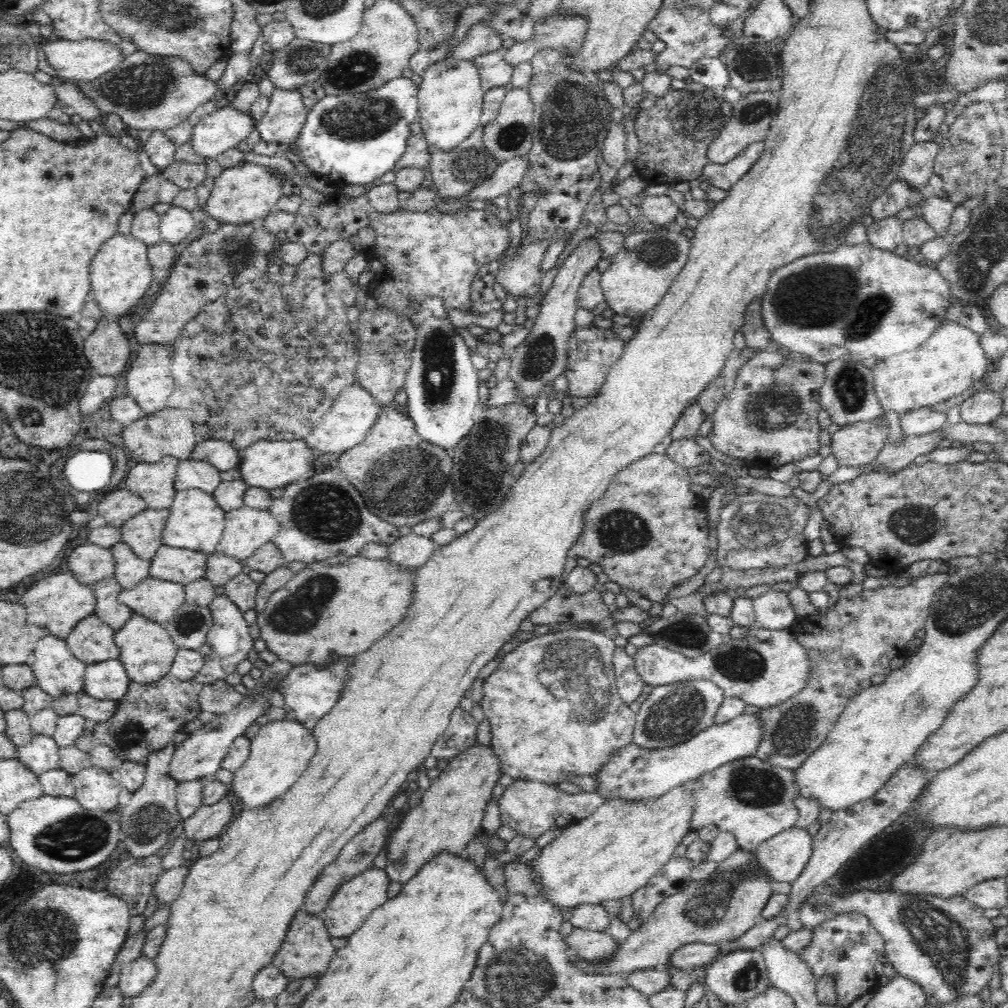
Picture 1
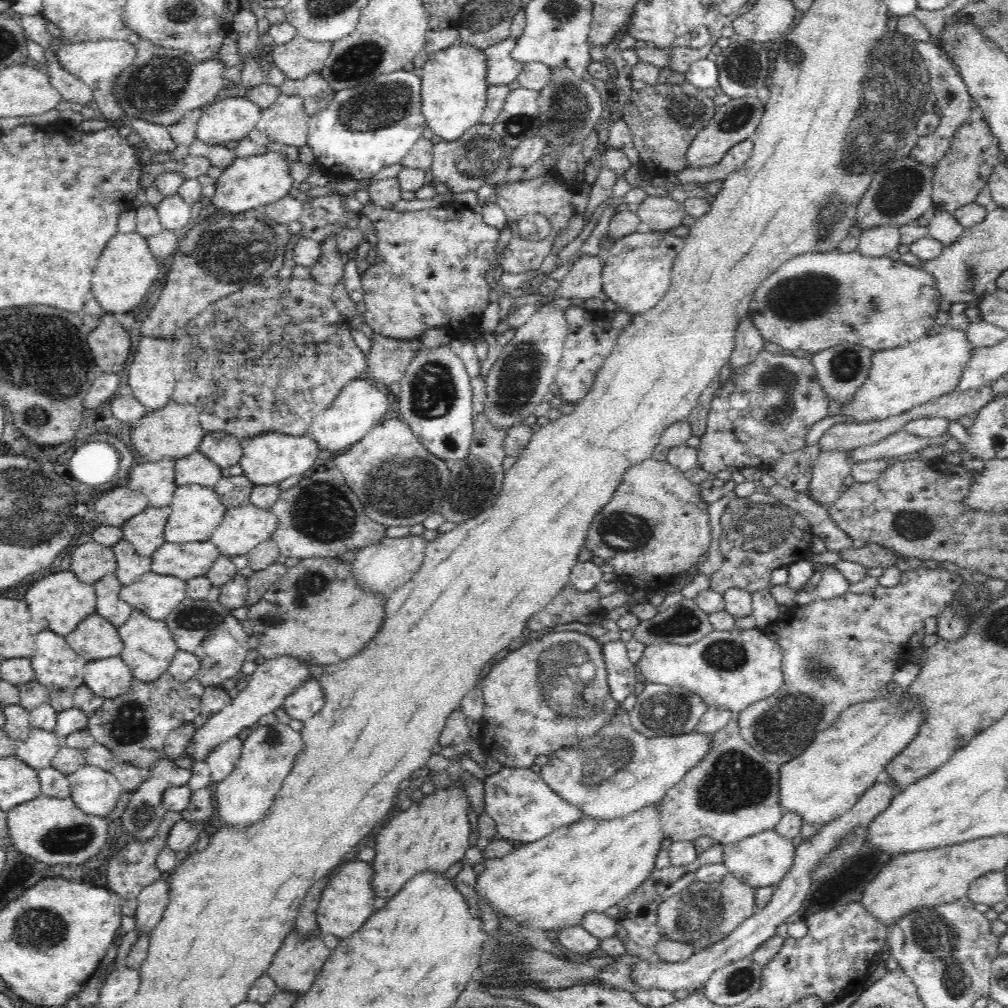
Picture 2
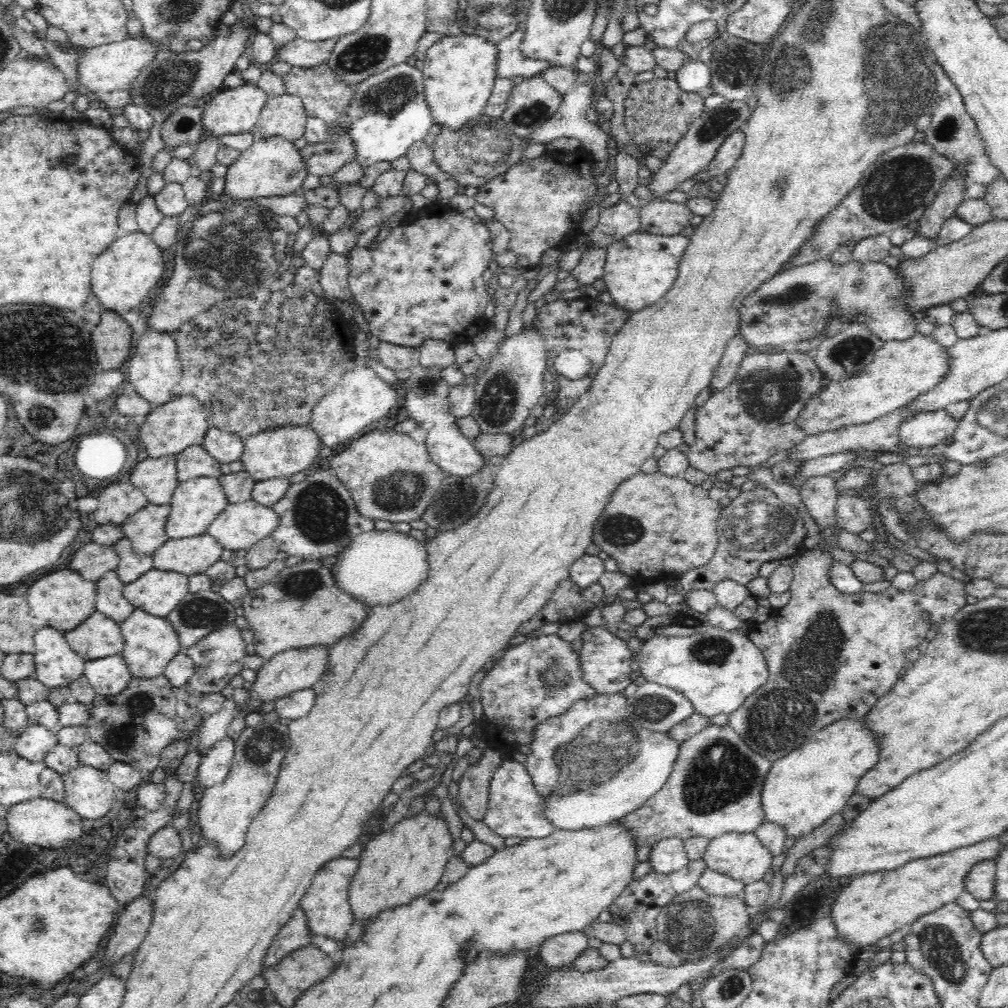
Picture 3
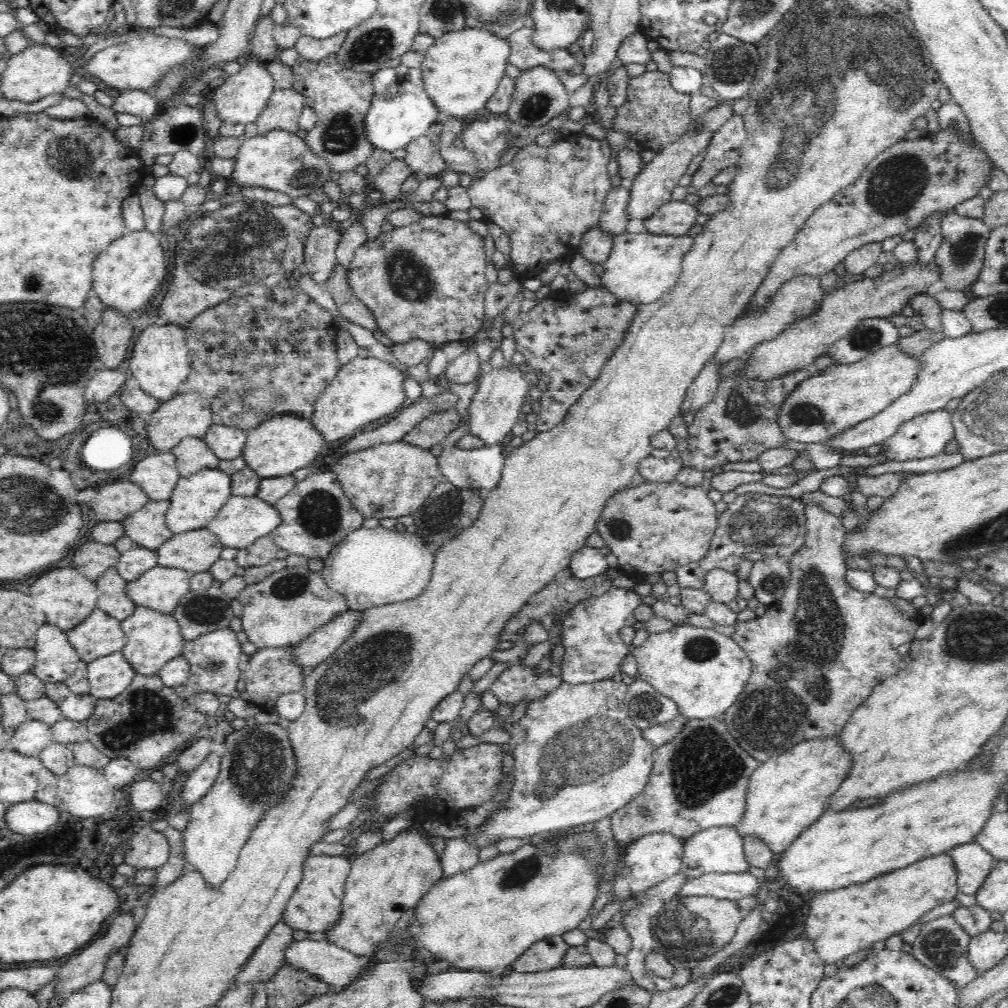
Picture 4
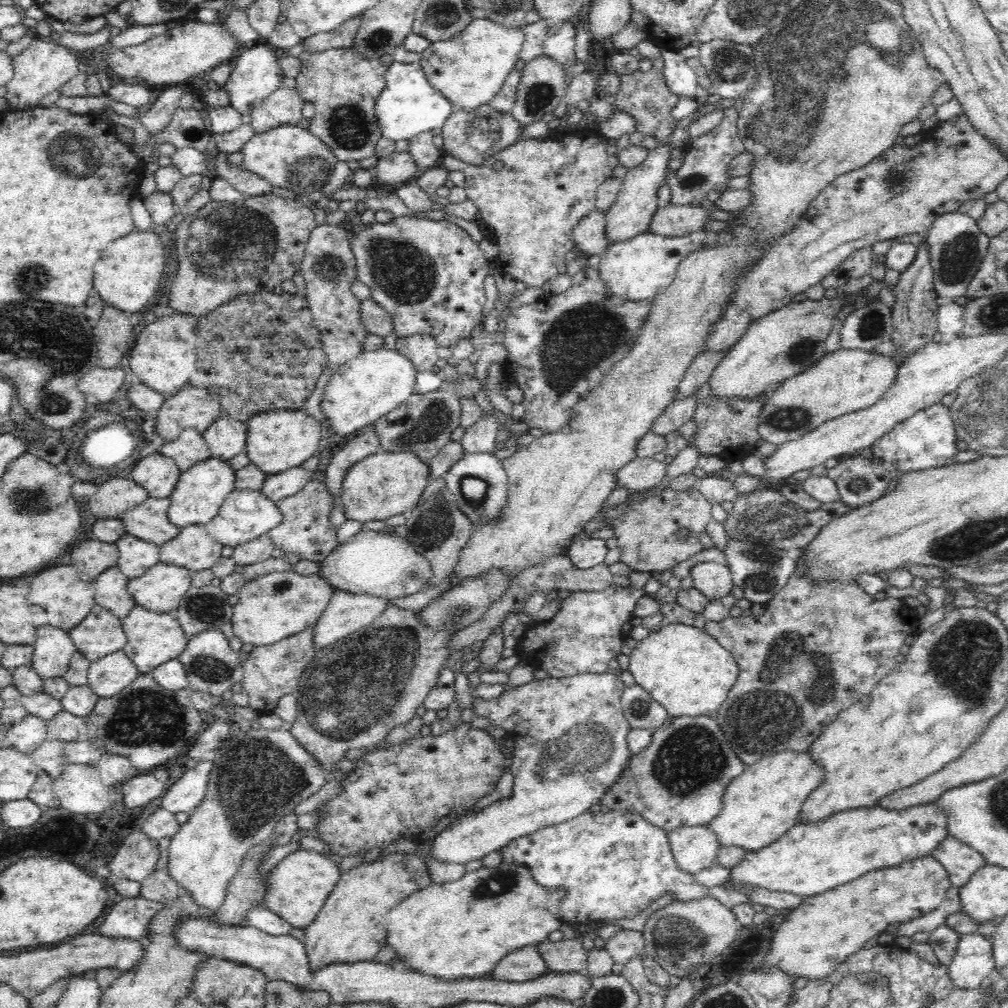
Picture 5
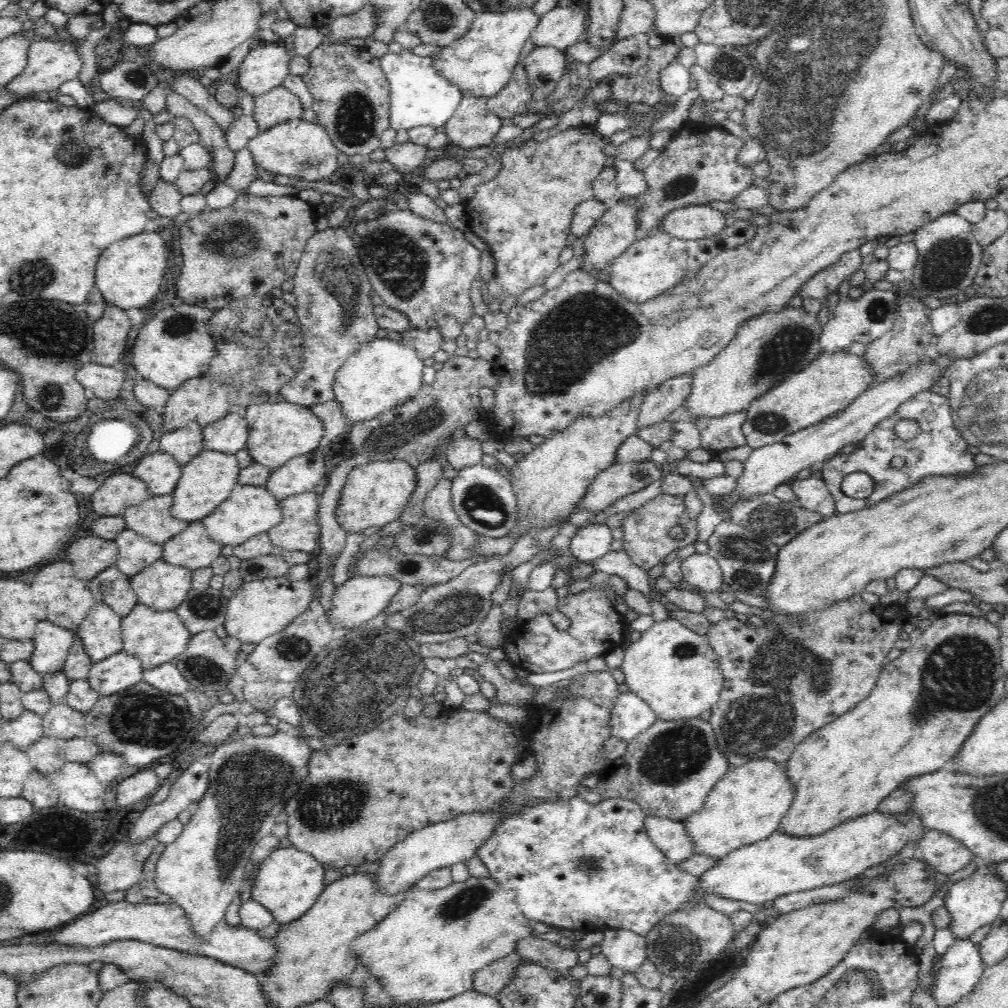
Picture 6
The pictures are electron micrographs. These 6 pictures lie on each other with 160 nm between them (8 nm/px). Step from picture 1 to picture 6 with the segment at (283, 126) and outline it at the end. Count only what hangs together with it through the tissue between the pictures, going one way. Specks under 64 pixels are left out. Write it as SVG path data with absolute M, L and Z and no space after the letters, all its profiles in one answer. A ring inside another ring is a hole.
M280 85L254 96L252 115L260 127L260 132L264 132L277 124L300 117L303 110L299 96Z

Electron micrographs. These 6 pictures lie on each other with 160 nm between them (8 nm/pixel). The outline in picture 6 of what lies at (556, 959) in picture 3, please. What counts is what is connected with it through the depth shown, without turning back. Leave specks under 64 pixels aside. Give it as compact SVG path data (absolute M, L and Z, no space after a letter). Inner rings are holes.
M512 952L492 965L481 968L473 976L473 989L484 995L495 995L504 988L515 975L515 968L522 964L522 957Z

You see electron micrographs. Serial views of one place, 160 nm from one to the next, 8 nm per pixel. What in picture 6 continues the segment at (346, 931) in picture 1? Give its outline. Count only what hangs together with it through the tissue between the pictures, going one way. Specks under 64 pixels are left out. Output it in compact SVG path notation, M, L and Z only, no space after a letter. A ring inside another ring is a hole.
M277 846L256 868L251 899L264 905L273 919L282 925L300 918L325 889L324 873L327 867L307 852L294 847Z

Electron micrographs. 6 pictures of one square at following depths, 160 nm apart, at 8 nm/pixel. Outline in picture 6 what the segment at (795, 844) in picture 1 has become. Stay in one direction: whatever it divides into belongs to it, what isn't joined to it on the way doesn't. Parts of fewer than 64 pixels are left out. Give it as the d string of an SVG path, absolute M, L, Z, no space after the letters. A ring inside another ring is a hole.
M648 816L644 827L649 839L668 857L669 861L678 864L697 853L686 827L680 821L670 820L662 816Z

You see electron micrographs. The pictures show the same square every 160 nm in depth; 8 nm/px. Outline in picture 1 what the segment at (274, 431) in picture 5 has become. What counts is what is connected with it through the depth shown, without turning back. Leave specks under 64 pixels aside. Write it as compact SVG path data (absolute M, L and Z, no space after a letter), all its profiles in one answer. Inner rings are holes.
M262 439L245 448L241 455L239 469L241 478L248 487L260 487L269 491L275 488L285 488L304 478L315 464L316 451L308 447L305 439L298 440L266 440Z

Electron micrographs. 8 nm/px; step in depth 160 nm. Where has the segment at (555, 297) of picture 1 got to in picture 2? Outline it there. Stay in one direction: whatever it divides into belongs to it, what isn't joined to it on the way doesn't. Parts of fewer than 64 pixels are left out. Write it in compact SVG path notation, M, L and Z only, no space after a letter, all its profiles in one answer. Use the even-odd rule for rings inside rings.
M543 305L525 324L516 330L516 335L500 351L497 361L485 377L486 402L483 413L489 422L498 428L510 428L522 424L525 418L535 414L534 408L544 401L548 386L555 376L564 354L564 340L568 323L564 311Z

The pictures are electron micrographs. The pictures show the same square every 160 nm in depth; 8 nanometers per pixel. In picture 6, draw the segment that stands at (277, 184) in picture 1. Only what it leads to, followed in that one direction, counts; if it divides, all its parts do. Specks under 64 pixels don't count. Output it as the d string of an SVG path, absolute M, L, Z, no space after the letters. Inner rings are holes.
M301 117L287 120L261 132L250 140L247 147L254 157L258 170L292 178L299 176L299 180L328 181L340 167L338 165L340 149L336 148L326 128L314 121L303 120Z

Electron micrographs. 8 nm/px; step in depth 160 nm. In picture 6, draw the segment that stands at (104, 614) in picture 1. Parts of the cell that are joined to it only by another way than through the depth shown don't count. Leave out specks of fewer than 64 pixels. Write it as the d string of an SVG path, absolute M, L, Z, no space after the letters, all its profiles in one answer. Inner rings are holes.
M114 564L89 580L96 602L107 604L116 614L125 617L139 602L130 576Z

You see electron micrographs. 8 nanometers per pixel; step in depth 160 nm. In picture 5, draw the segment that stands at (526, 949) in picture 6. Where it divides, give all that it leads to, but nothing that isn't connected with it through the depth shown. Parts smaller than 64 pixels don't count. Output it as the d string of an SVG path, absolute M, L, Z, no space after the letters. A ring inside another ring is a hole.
M544 939L537 943L538 950L542 959L546 961L546 972L586 972L588 950L582 945L579 939L562 939L552 942L550 939Z

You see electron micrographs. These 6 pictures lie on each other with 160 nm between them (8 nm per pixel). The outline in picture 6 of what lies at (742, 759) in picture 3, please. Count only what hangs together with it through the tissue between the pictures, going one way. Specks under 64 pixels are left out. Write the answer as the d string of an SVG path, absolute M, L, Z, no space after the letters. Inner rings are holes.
M698 718L657 720L628 744L628 750L607 766L596 790L603 800L621 798L637 802L647 816L682 821L704 806L717 780L730 769L718 749L710 722Z

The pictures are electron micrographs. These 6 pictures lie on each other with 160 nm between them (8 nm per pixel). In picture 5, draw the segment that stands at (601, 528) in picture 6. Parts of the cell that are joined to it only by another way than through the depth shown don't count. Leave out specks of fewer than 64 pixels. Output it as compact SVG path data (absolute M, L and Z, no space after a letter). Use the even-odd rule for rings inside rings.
M582 537L573 541L567 548L572 563L576 568L587 569L604 562L608 552L606 540L602 538Z

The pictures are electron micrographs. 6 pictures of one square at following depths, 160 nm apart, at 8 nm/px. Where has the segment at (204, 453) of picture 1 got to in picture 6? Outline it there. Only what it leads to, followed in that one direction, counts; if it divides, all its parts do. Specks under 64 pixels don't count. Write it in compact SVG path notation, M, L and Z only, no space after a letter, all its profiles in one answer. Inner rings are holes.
M228 413L224 418L203 428L204 448L208 450L237 453L247 448L249 426L246 416Z

